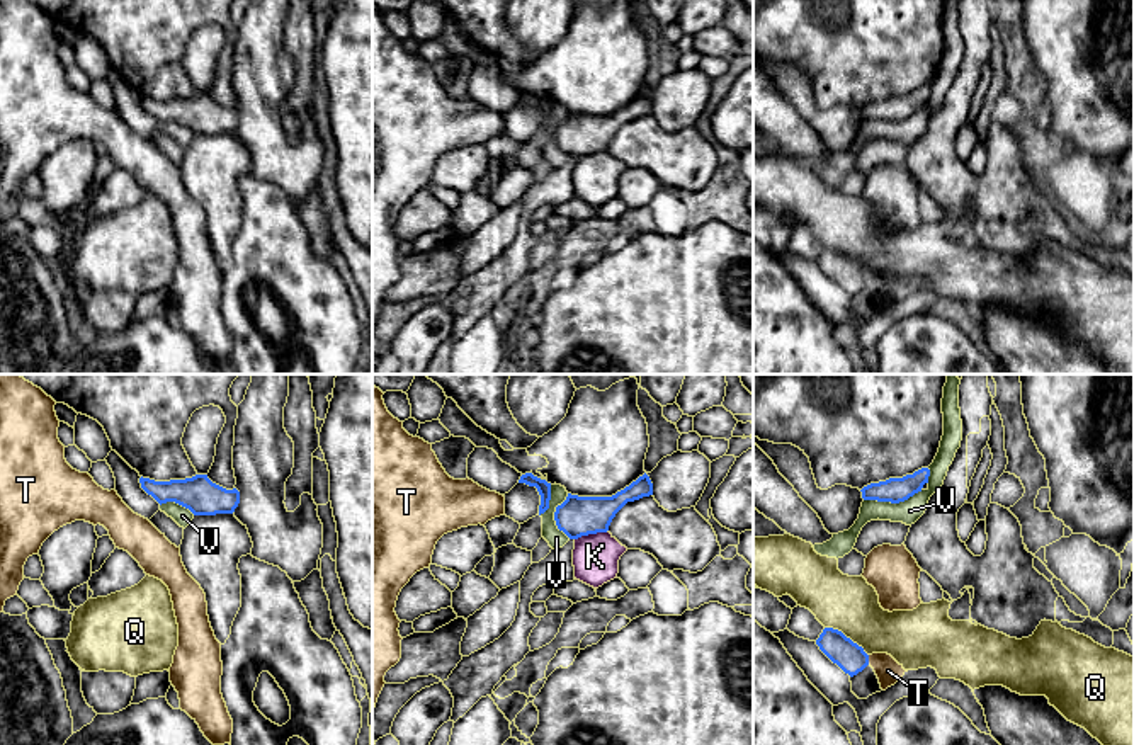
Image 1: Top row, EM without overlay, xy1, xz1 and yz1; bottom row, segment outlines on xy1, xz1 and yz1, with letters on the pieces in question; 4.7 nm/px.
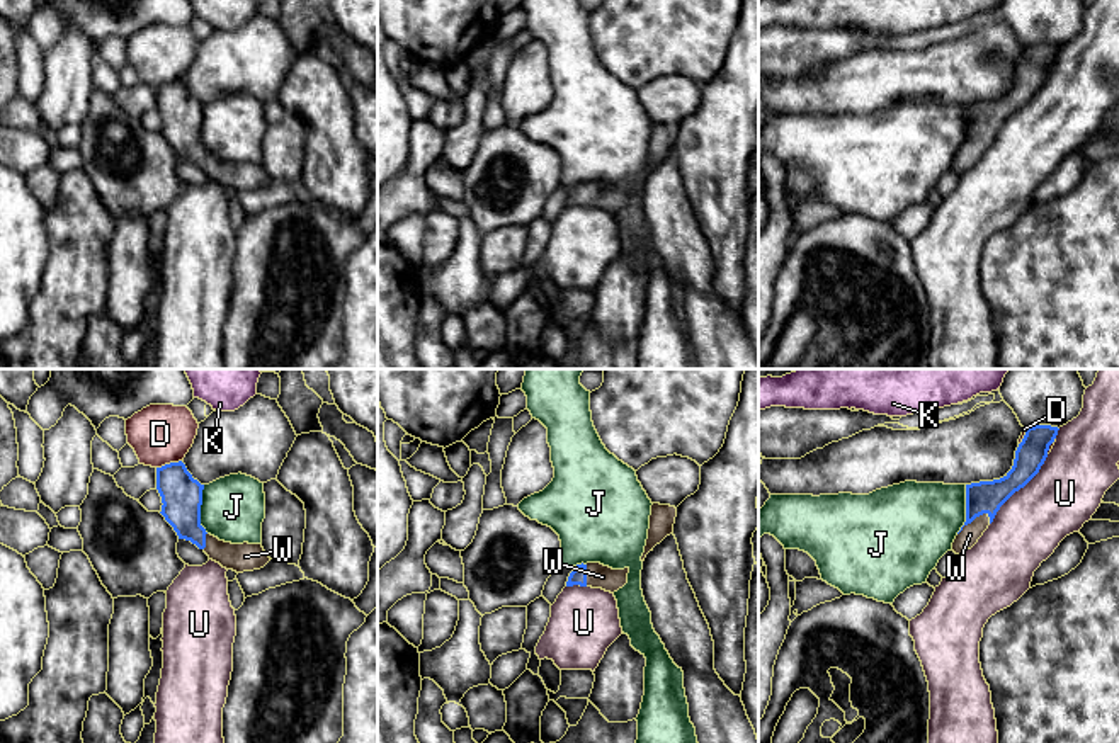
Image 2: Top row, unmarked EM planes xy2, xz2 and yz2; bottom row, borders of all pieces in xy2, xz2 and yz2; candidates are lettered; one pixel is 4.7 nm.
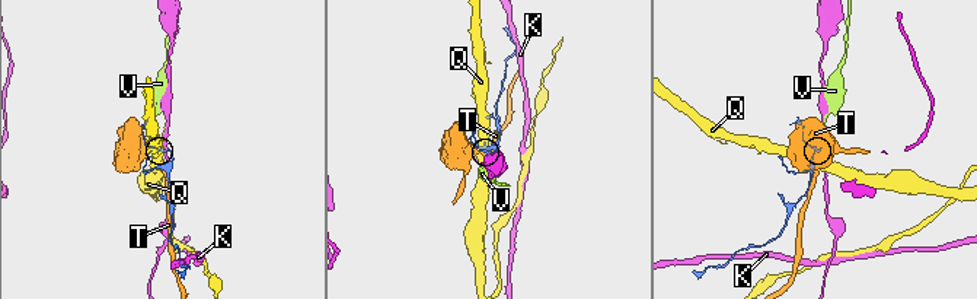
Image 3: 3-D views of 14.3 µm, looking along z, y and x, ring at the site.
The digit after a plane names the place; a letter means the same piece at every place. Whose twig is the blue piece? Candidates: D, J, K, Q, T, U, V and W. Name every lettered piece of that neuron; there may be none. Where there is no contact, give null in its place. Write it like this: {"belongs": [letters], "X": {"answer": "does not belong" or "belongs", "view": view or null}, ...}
{"belongs": ["W"], "D": {"answer": "does not belong", "view": "xy2"}, "J": {"answer": "does not belong", "view": "xy2"}, "K": {"answer": "does not belong", "view": "xz1"}, "Q": {"answer": "does not belong", "view": "yz1"}, "T": {"answer": "does not belong", "view": "yz1"}, "U": {"answer": "does not belong", "view": "yz2"}, "V": {"answer": "does not belong", "view": "yz1"}, "W": {"answer": "belongs", "view": "yz2"}}

